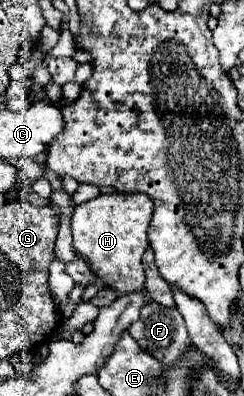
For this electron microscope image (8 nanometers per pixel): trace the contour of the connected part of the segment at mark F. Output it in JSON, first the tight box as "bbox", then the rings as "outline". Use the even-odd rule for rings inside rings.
{"bbox":[129,301,189,367],"outline":[[[155,301],[141,309],[141,317],[129,327],[129,335],[165,367],[173,367],[189,343],[181,313],[175,307],[163,307]]]}

